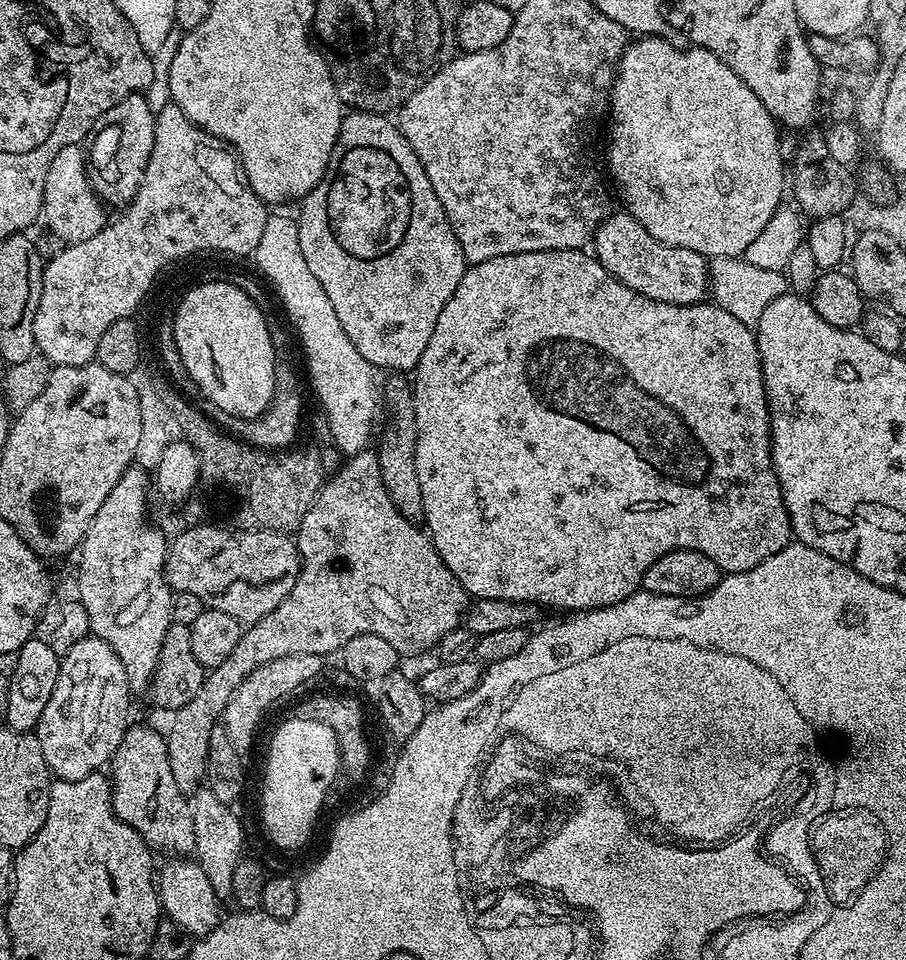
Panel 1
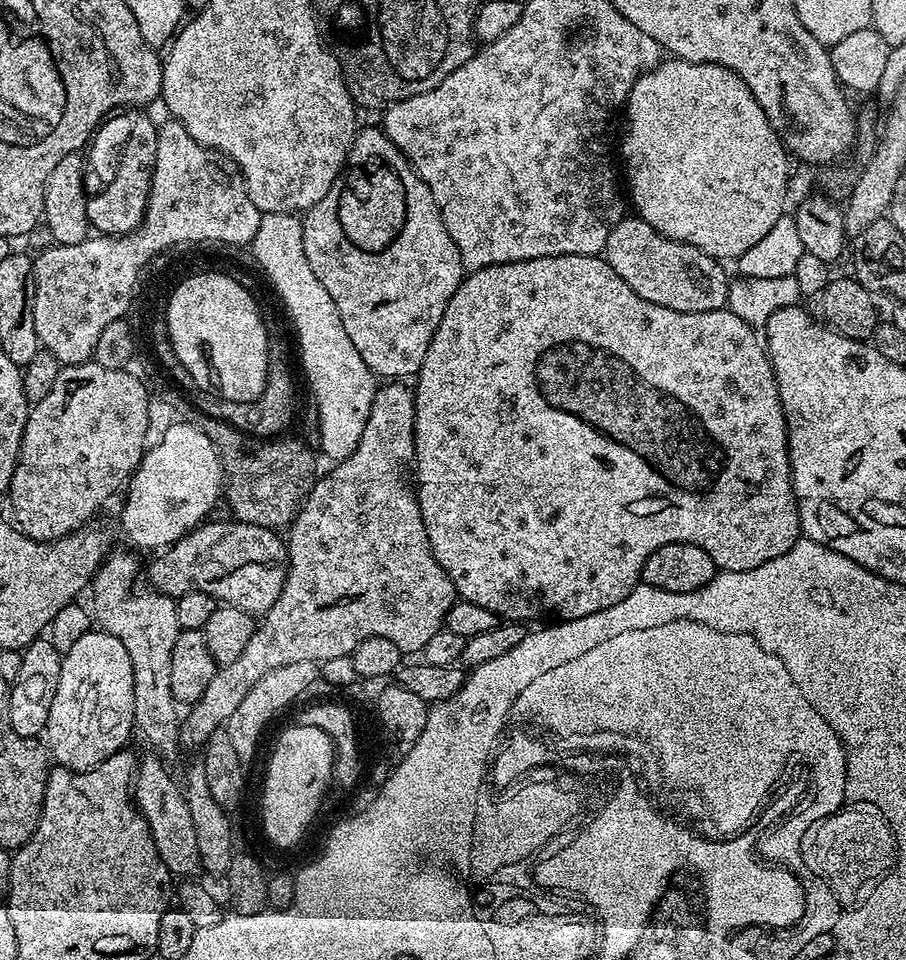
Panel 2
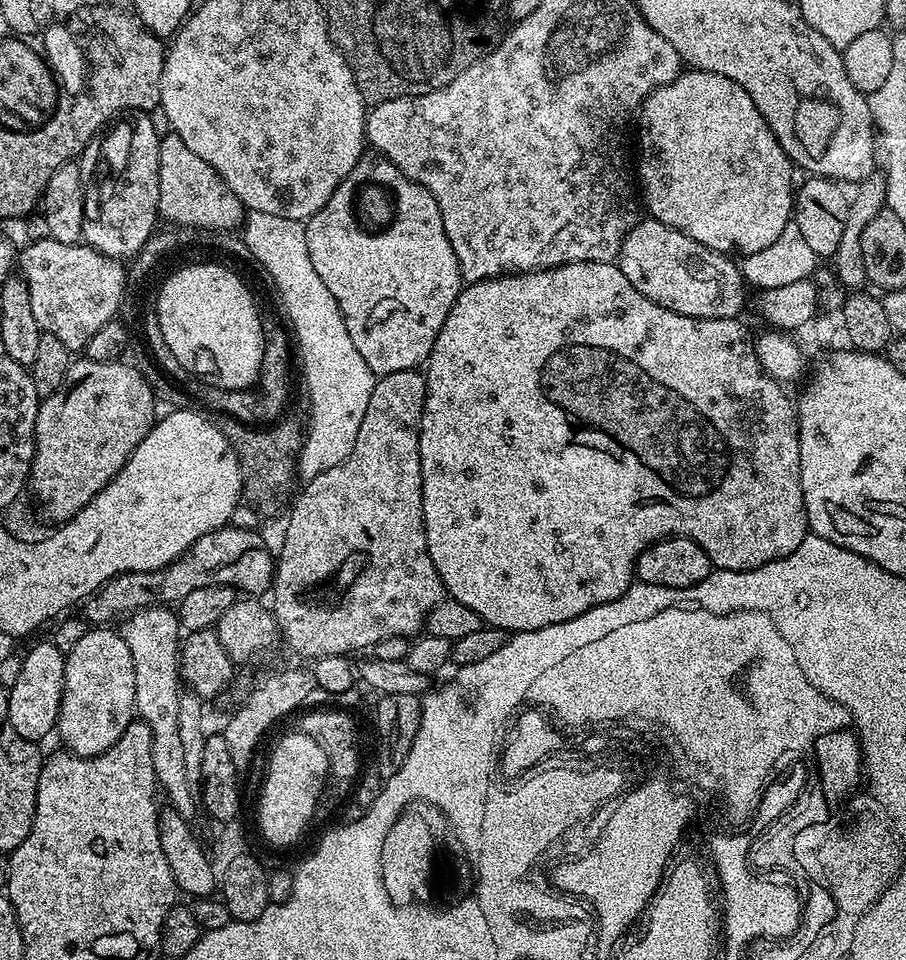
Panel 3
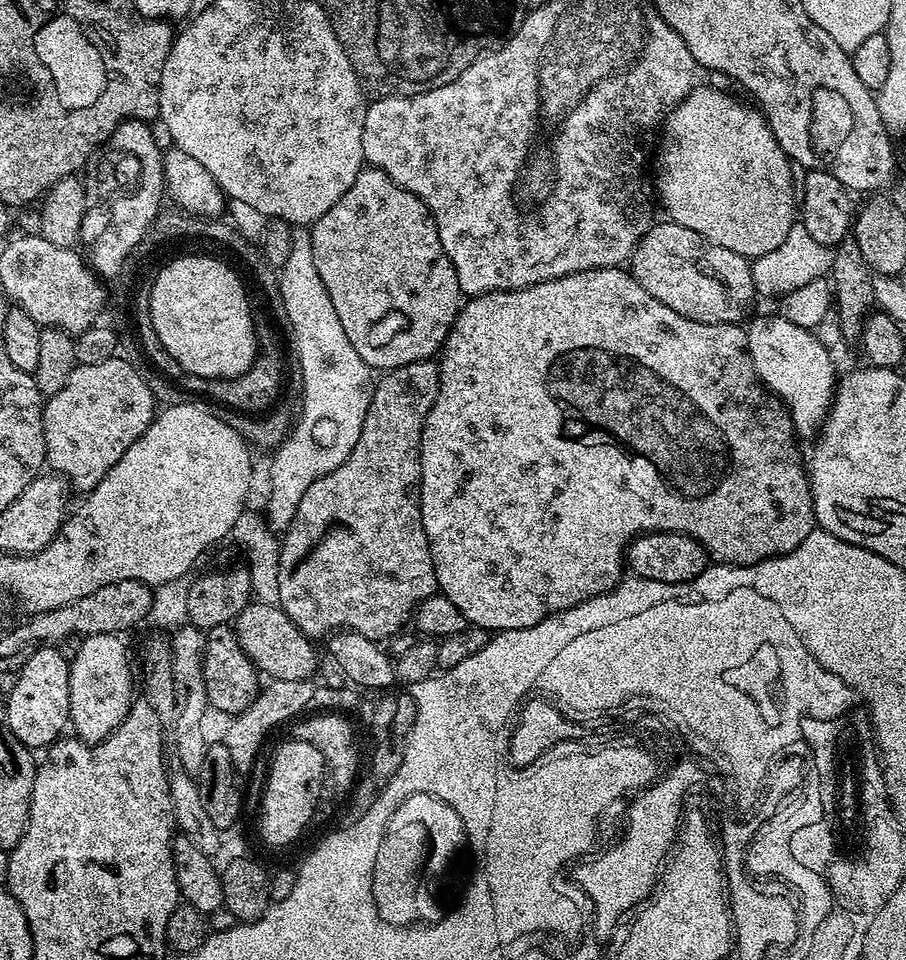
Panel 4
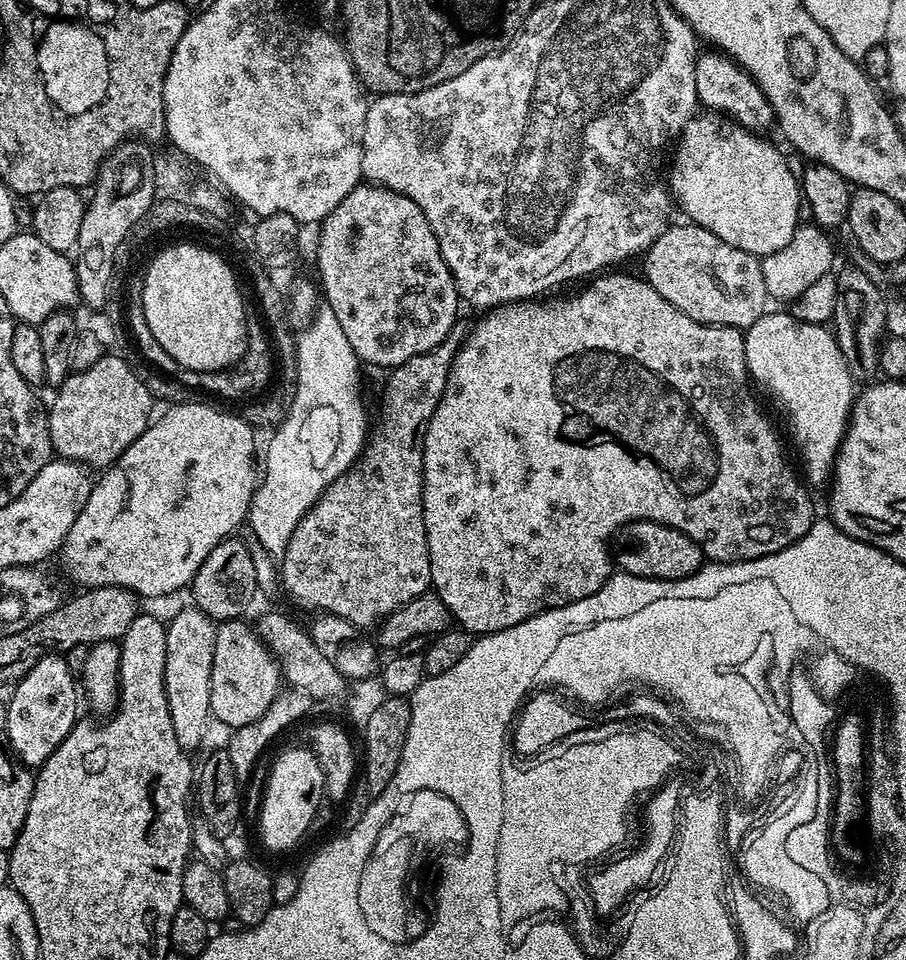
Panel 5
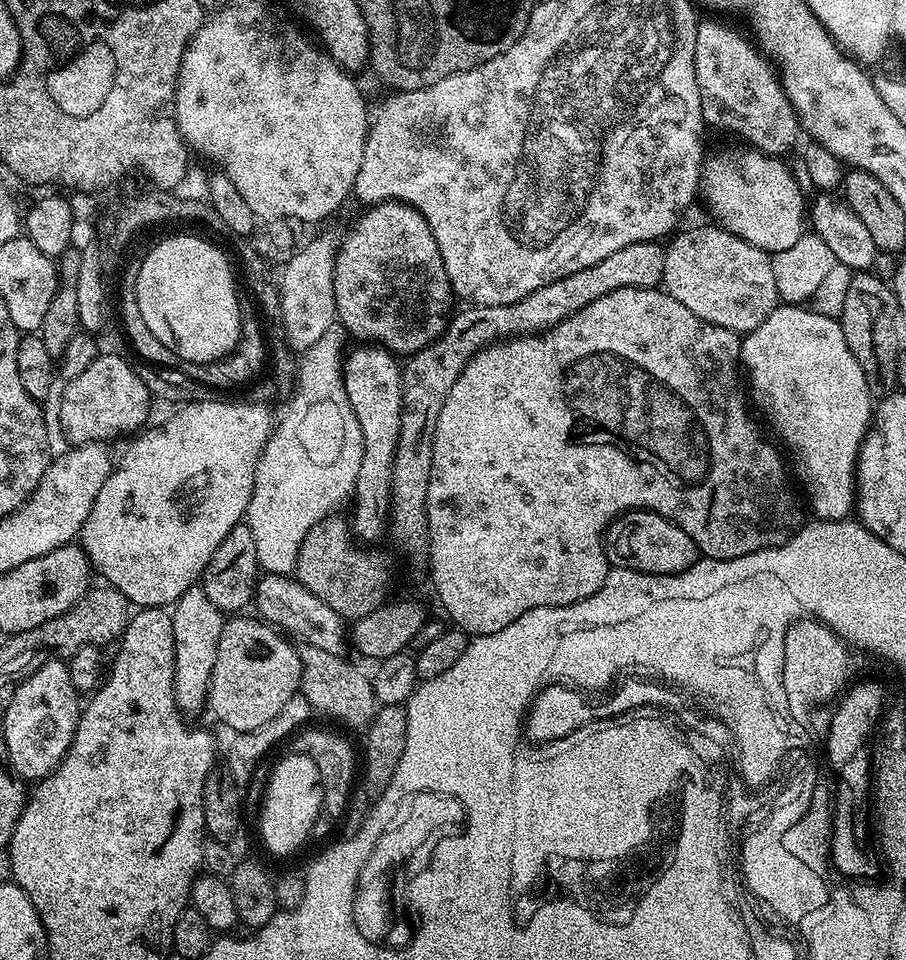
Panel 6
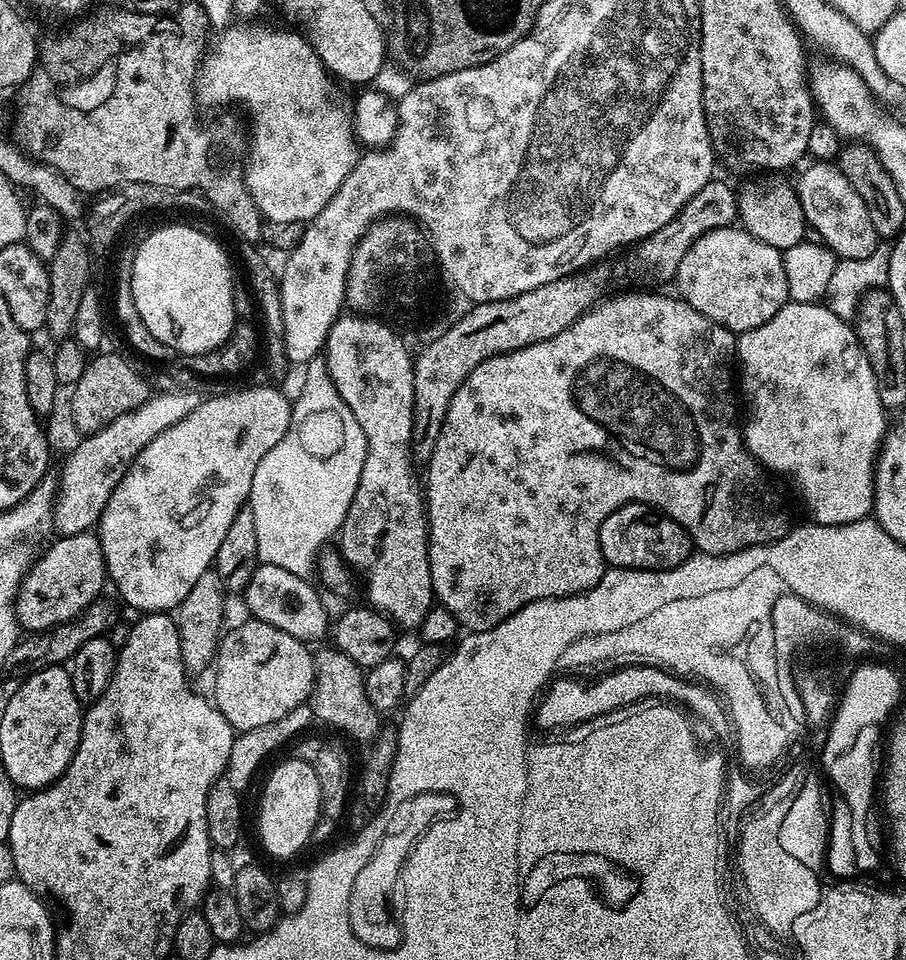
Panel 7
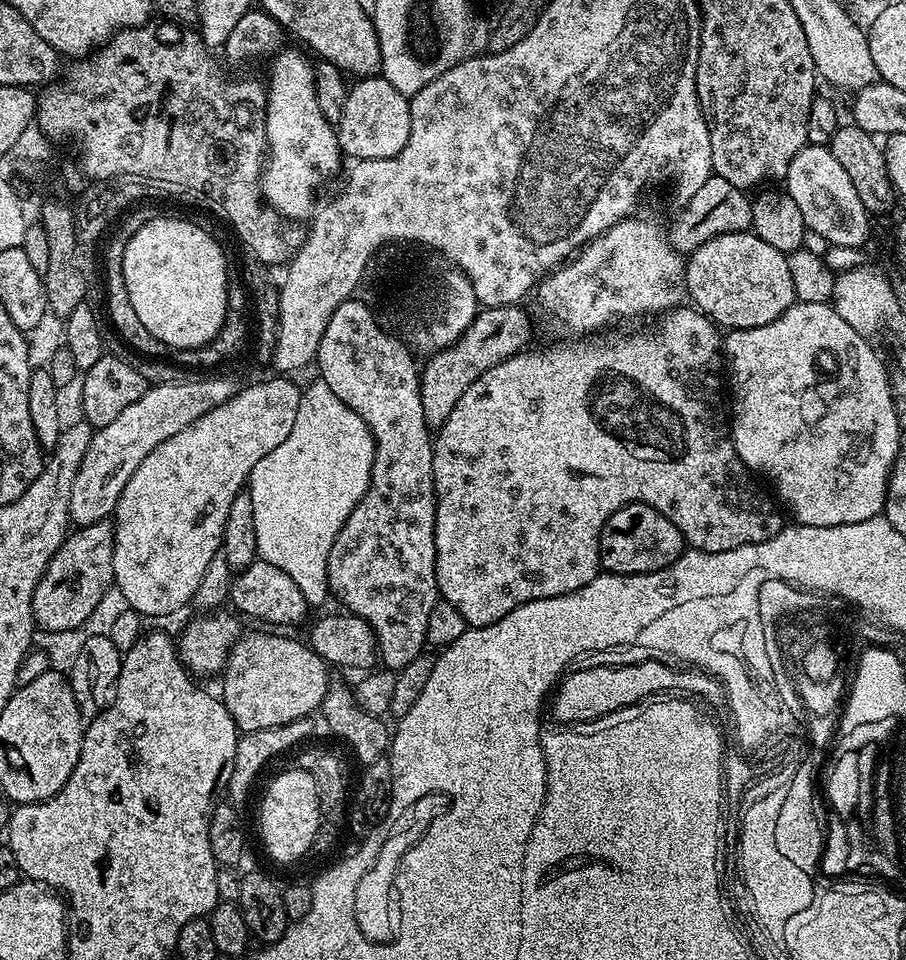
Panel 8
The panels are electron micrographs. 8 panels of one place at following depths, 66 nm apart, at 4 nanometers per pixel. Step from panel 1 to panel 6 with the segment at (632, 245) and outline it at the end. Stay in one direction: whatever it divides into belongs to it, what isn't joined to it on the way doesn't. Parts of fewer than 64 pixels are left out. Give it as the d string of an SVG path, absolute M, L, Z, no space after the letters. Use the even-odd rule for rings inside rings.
M709 222L705 228L679 231L664 249L663 291L678 298L690 314L737 334L753 332L778 307L772 256L758 246Z

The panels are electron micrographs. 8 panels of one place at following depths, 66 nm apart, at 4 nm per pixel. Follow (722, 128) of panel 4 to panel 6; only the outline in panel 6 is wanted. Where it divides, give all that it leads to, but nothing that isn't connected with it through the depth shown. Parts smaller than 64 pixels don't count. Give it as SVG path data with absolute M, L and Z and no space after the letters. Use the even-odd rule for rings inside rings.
M738 146L740 148L724 148L721 150L717 156L709 155L705 159L702 165L702 171L700 174L700 188L702 189L702 200L708 203L708 208L713 212L716 217L714 217L715 223L719 227L724 228L730 234L734 234L738 238L742 238L746 242L750 242L754 246L761 248L763 252L769 254L775 254L781 252L782 250L787 250L789 246L794 246L794 242L798 242L798 238L805 231L806 228L806 202L804 206L804 196L800 193L800 184L798 181L792 177L792 172L783 164L784 160L770 156L764 152L759 152L756 149L749 146Z

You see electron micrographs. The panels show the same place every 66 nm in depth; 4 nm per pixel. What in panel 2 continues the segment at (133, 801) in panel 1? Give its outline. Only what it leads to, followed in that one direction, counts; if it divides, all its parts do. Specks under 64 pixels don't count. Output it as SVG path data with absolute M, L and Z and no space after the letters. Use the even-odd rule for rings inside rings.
M148 754L138 764L134 777L134 803L150 826L150 834L158 846L158 854L169 872L176 878L196 878L201 875L198 838L194 834L194 818L190 818L188 804L184 801L181 785L168 774L163 759Z

